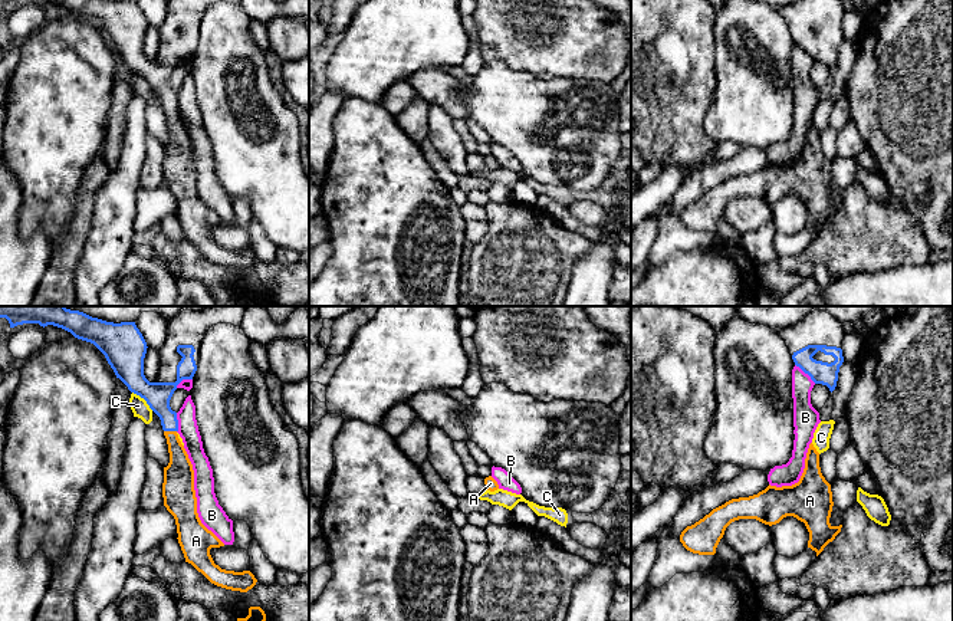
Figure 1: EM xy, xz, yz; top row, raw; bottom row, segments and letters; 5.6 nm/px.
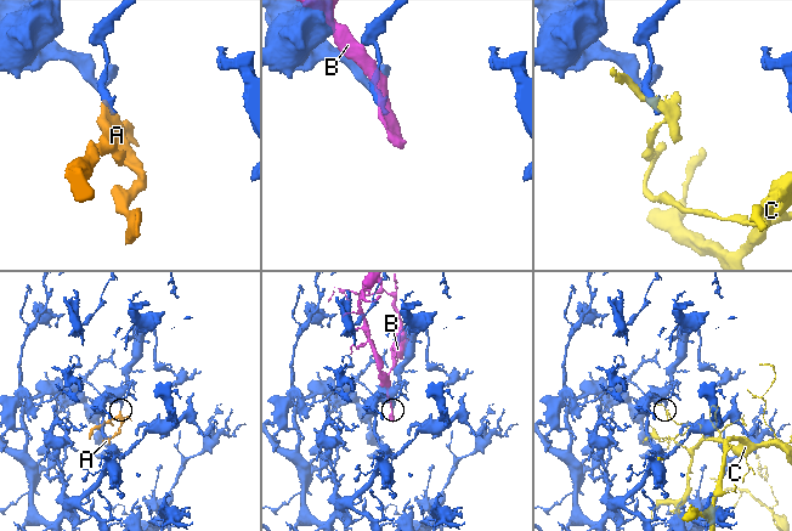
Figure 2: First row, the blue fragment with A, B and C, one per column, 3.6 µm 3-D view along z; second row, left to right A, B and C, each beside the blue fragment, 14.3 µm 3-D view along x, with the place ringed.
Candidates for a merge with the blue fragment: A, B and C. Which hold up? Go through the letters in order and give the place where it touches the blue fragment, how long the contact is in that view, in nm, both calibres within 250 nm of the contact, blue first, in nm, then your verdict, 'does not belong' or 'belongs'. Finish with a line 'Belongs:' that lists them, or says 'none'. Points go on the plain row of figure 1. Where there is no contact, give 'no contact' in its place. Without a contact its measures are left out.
A: xy (170, 108) | 70 nm | 140/160 nm | belongs
B: yz (805, 51) | 160 nm | 130/140 nm | does not belong
C: xy (144, 76) | 160 nm | 190/90 nm | does not belong
Belongs: A

